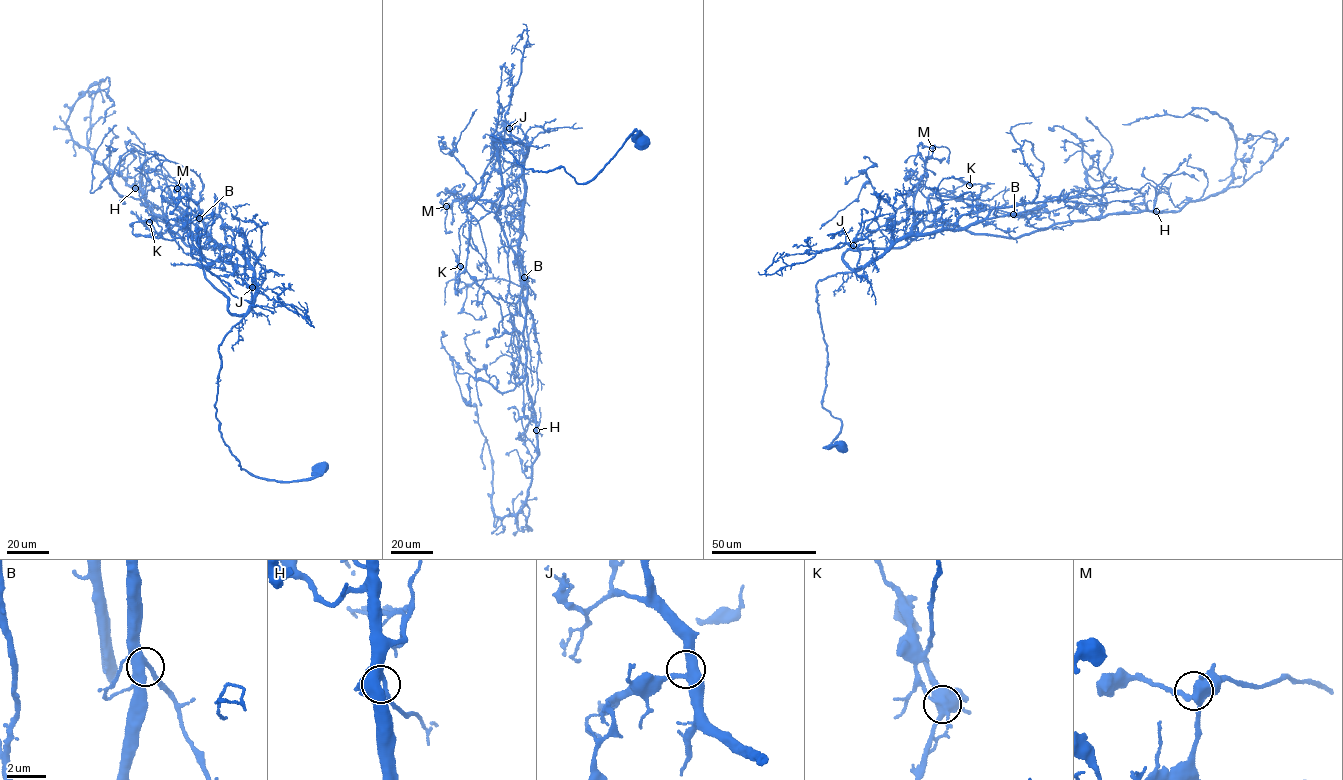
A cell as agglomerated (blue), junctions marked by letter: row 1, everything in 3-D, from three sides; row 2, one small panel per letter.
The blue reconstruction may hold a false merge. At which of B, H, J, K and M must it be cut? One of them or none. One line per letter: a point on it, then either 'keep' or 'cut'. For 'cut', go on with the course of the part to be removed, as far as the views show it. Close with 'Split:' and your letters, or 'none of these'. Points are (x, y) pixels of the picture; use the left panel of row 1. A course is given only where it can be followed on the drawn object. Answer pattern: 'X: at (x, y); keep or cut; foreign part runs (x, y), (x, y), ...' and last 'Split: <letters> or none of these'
B: at (199, 218); keep
H: at (135, 188); keep
J: at (252, 287); keep
K: at (149, 222); keep
M: at (177, 188); keep
Split: none of these

